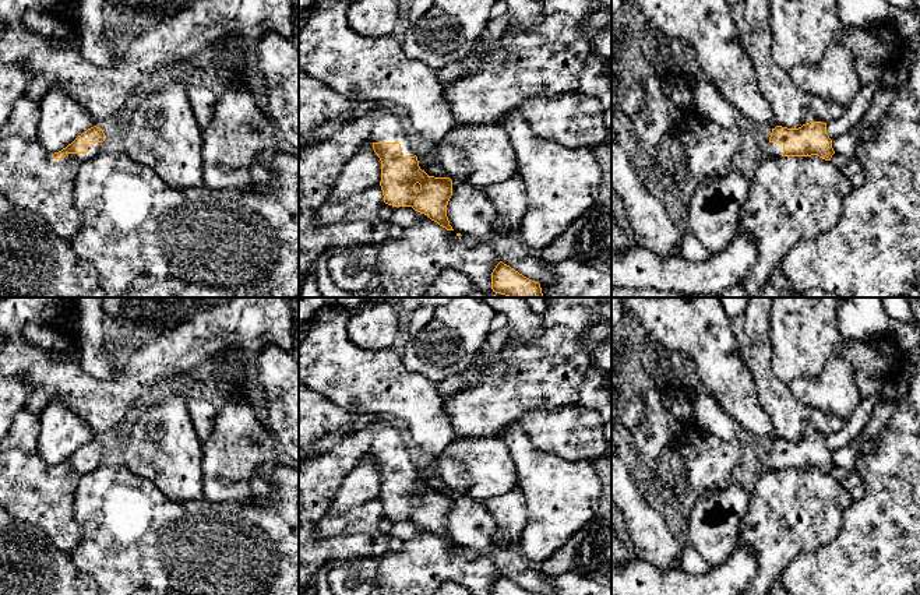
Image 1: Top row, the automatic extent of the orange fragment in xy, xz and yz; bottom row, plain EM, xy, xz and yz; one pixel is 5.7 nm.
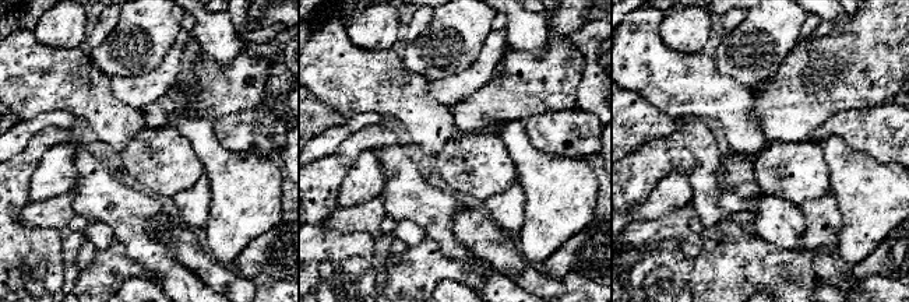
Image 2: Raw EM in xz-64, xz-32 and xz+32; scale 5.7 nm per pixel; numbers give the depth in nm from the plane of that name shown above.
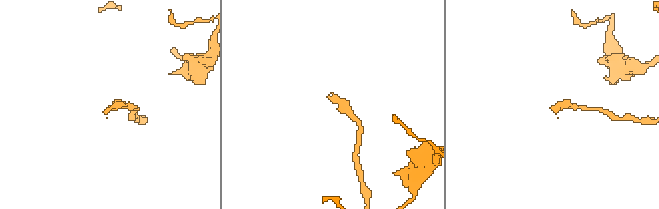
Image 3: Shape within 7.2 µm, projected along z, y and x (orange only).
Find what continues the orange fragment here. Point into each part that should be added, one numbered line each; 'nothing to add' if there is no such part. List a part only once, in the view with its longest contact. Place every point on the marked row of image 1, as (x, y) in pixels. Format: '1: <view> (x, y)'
1: xy (30, 176)

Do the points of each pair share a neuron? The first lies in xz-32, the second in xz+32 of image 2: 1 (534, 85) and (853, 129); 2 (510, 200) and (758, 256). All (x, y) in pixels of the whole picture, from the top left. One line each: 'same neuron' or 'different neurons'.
1: different neurons
2: same neuron

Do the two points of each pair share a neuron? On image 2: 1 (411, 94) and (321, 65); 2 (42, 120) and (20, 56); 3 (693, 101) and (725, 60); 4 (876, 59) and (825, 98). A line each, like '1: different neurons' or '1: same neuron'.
1: same neuron
2: different neurons
3: different neurons
4: same neuron

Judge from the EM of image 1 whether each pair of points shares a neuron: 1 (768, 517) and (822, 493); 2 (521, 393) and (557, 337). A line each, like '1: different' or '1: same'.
1: same
2: same

